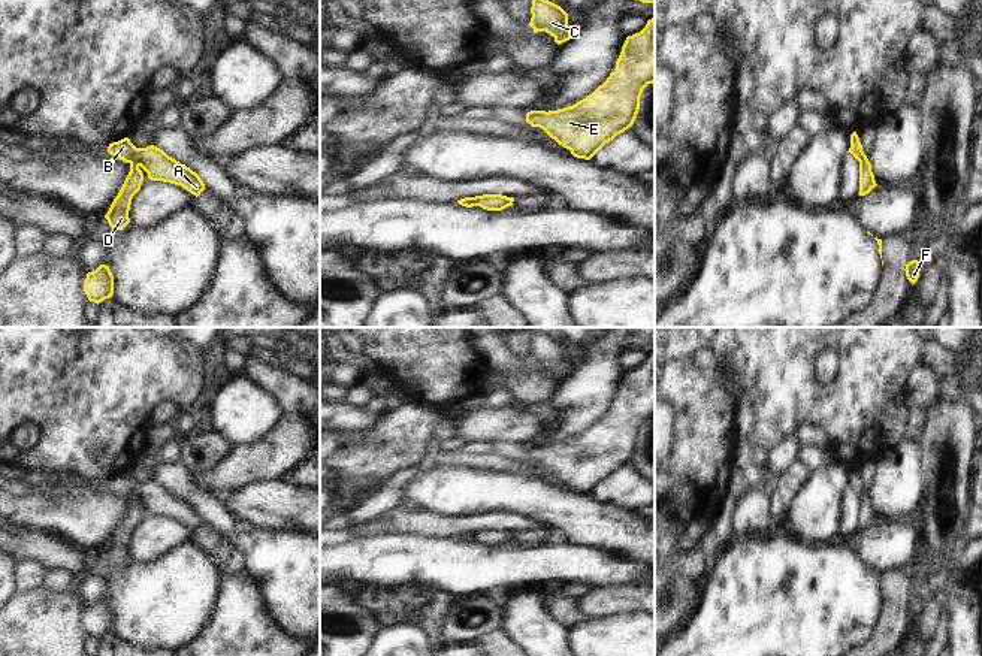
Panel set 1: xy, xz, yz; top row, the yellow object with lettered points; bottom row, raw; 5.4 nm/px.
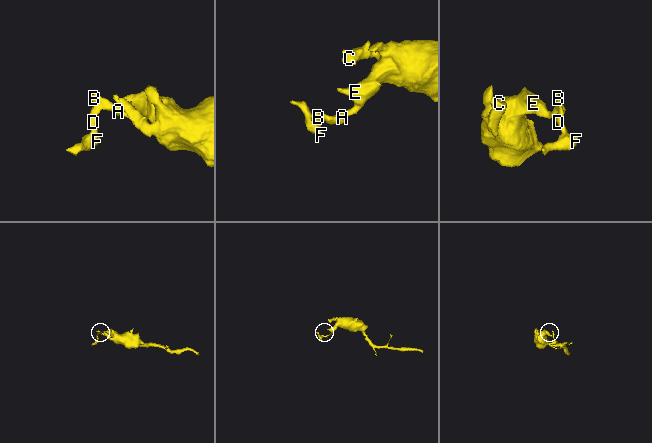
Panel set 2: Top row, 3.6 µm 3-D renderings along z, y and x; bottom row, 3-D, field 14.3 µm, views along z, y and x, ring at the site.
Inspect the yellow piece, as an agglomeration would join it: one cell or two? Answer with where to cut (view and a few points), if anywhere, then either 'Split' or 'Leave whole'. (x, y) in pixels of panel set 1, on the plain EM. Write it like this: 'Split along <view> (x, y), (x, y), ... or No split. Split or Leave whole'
Split along xy (130, 496), (139, 499). Split

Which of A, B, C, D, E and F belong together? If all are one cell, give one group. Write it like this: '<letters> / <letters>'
A B C E / D F

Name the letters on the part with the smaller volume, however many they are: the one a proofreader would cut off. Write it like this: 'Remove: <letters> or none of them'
Remove: D, F

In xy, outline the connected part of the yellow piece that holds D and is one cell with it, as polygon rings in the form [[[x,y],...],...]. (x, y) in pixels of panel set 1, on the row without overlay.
[[[132,496],[130,507],[118,530],[114,533],[108,548],[105,550],[112,563],[123,565],[130,557],[129,545],[132,533],[140,525],[142,516],[143,516],[143,508],[139,504],[139,498]]]

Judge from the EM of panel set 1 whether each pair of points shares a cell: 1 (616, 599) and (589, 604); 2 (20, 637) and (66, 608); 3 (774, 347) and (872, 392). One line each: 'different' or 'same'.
1: same
2: same
3: same

